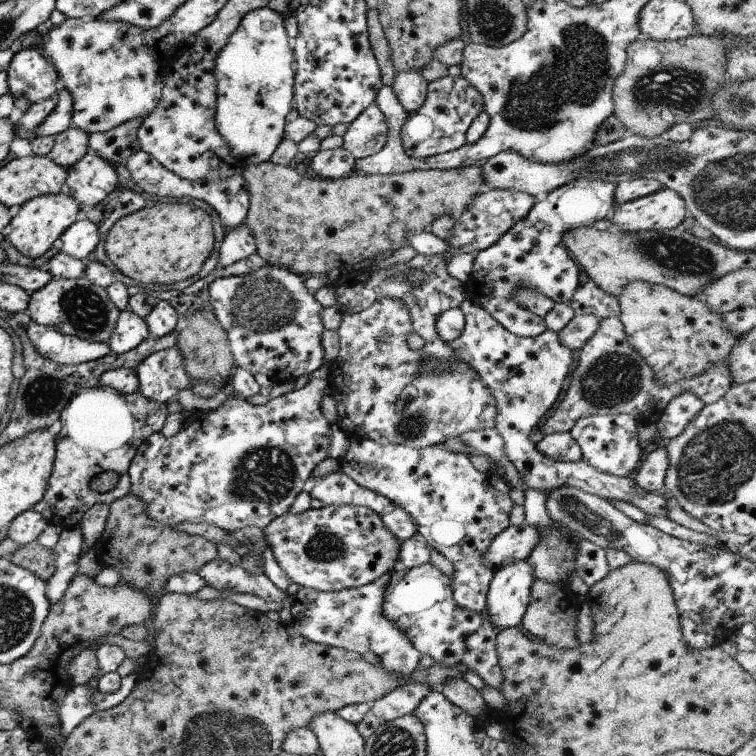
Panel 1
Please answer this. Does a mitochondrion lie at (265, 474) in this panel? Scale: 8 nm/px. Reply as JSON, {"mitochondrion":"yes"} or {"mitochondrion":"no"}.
{"mitochondrion":"yes"}

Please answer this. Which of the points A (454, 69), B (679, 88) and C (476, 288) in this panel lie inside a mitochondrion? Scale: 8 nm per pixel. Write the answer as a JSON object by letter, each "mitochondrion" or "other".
{"A":"other","B":"mitochondrion","C":"other"}

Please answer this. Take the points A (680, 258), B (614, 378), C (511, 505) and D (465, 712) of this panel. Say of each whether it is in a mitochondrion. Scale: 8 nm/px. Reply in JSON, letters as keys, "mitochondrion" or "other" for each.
{"A":"mitochondrion","B":"mitochondrion","C":"other","D":"other"}

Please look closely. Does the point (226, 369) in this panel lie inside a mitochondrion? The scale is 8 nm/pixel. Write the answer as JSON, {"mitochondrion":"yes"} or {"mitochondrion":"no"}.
{"mitochondrion":"no"}

